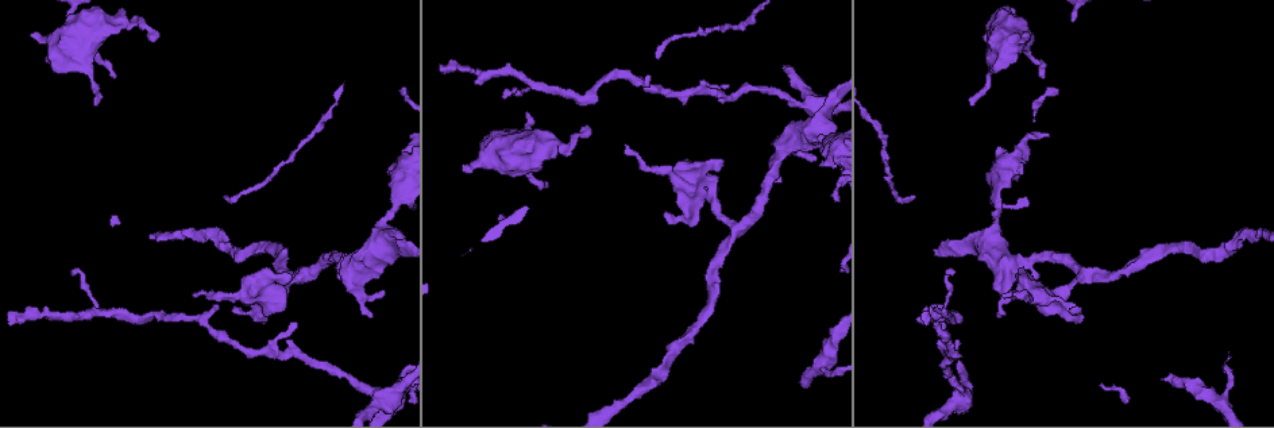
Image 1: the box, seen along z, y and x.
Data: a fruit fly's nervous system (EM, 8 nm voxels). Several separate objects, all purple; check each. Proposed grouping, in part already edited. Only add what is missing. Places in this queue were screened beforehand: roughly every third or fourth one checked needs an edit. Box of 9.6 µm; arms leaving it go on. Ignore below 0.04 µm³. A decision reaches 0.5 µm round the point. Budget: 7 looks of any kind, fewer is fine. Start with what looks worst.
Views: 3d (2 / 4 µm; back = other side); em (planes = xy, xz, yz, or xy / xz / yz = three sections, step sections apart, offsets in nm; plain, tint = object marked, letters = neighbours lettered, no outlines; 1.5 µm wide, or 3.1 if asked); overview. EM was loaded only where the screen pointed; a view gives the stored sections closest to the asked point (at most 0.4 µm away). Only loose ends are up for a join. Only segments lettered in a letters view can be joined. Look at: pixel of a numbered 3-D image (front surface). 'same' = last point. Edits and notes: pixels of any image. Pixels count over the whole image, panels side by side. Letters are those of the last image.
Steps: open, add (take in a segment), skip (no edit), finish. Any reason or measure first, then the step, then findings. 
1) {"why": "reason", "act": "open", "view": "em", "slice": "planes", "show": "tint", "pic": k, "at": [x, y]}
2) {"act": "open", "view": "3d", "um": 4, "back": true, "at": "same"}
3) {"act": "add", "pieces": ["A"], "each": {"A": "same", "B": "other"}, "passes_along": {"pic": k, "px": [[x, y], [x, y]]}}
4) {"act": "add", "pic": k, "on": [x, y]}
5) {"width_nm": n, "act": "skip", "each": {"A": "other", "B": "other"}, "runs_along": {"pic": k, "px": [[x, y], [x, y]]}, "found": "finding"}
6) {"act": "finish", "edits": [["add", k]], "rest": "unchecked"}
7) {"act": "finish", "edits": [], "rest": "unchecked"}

{"why": "branch stops here", "act": "open", "view": "3d", "um": 2, "pic": 1, "at": [721, 84]}

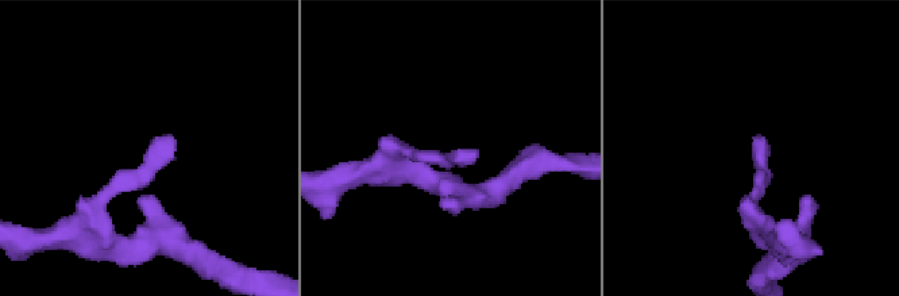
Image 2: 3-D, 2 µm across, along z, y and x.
{"act": "open", "view": "em", "slice": "planes", "show": "letters", "pic": 2, "at": [456, 153]}

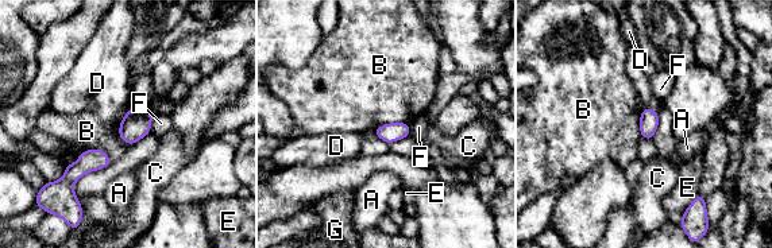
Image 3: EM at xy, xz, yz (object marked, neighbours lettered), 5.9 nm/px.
{"act": "skip", "each": {"A": "other", "B": "other", "C": "other", "D": "other", "E": "other", "F": "other", "G": "other"}, "found": "none of them fits"}

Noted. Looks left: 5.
{"why": "branch stops here", "act": "open", "view": "em", "slice": "planes", "show": "letters", "pic": 1, "at": [626, 153]}

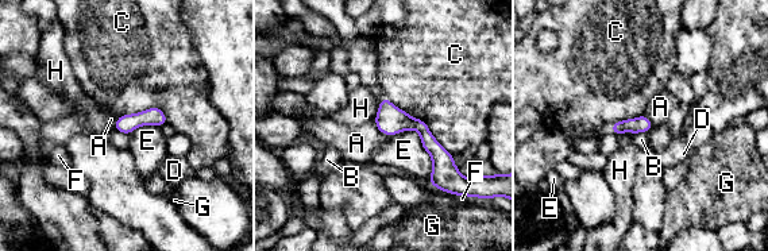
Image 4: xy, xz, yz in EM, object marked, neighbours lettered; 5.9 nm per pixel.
{"longest_contact_nm": ["E", 380], "act": "skip", "each": {"A": "other", "B": "other", "C": "other", "D": "other", "E": "other", "F": "other", "G": "other", "H": "other"}, "runs_along": {"pic": 4, "px": [[384, 101], [424, 132], [450, 170]]}, "found": "no lettered segment goes on from it"}

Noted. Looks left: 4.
{"why": "thin end", "act": "open", "view": "3d", "um": 2, "pic": 1, "at": [975, 104]}

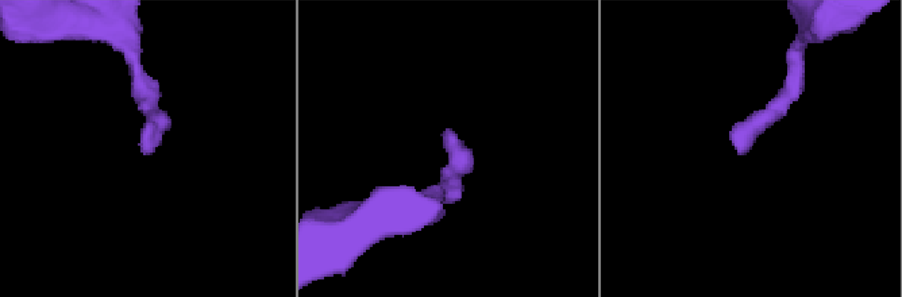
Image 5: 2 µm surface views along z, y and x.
{"act": "open", "view": "em", "slice": "planes", "show": "letters", "pic": 5, "at": [459, 142]}

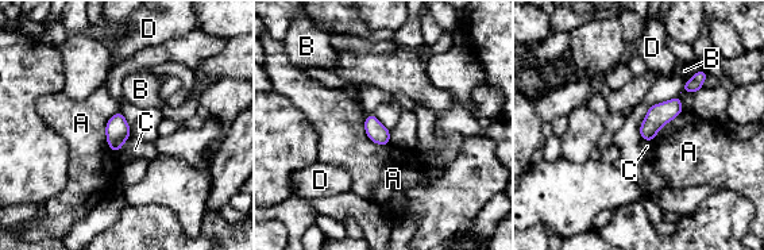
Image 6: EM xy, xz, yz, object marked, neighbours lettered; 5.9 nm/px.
{"act": "skip", "each": {"A": "other", "B": "other", "C": "other", "D": "other"}, "found": "no lettered segment goes on from it"}

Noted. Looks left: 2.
{"act": "finish", "edits": [], "rest": "unchecked"}

